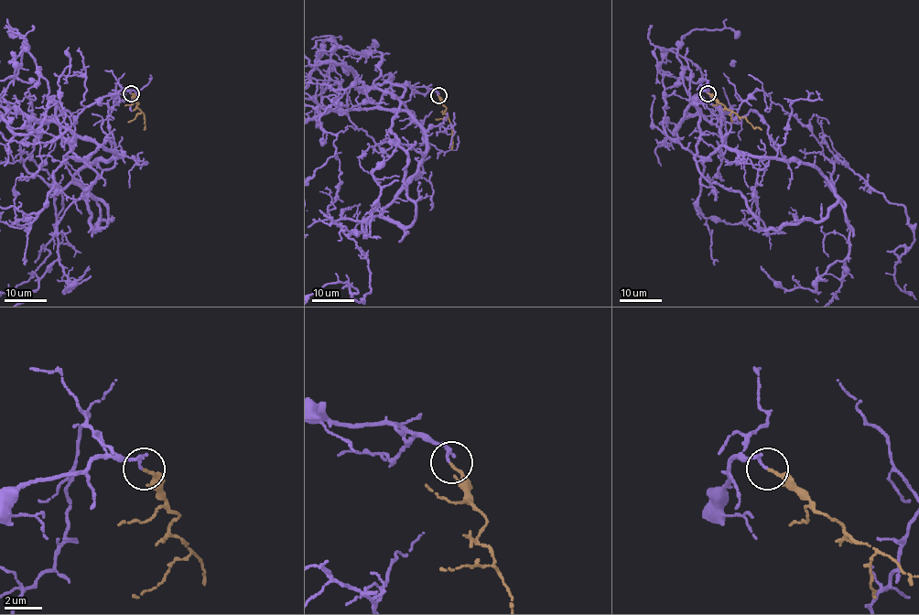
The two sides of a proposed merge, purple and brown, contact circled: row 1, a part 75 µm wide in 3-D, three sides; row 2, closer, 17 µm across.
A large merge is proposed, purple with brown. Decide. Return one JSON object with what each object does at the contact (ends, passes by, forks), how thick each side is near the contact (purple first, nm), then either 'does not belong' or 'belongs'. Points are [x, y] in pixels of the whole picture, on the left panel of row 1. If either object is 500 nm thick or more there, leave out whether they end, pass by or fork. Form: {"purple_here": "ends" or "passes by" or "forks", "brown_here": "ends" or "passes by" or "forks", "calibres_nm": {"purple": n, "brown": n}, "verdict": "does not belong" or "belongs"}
{"purple_here": "passes by", "brown_here": "ends", "calibres_nm": {"purple": 110, "brown": 130}, "verdict": "belongs"}

